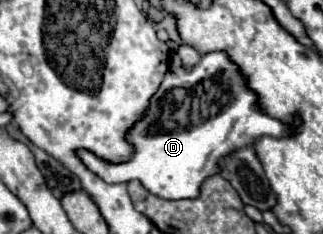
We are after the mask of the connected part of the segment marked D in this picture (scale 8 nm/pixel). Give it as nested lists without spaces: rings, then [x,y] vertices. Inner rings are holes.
[[[225,52],[203,54],[199,64],[195,64],[191,68],[183,68],[183,66],[181,68],[171,68],[165,74],[163,80],[165,82],[161,82],[159,90],[149,100],[149,108],[147,108],[145,116],[141,120],[137,120],[125,134],[127,142],[135,148],[133,156],[127,162],[115,164],[115,162],[107,162],[103,158],[97,158],[89,150],[83,150],[83,148],[75,150],[77,158],[87,166],[87,170],[95,172],[107,184],[121,184],[121,182],[127,184],[131,180],[139,180],[145,190],[149,190],[151,194],[155,194],[159,198],[165,198],[165,200],[195,200],[197,194],[201,194],[201,184],[209,176],[221,172],[221,162],[225,158],[229,158],[237,150],[253,146],[261,136],[273,136],[273,138],[291,136],[303,124],[299,114],[293,116],[293,120],[295,120],[293,124],[281,122],[281,120],[271,118],[269,114],[265,114],[259,106],[257,94],[247,86],[245,74],[241,74],[239,66]]]

